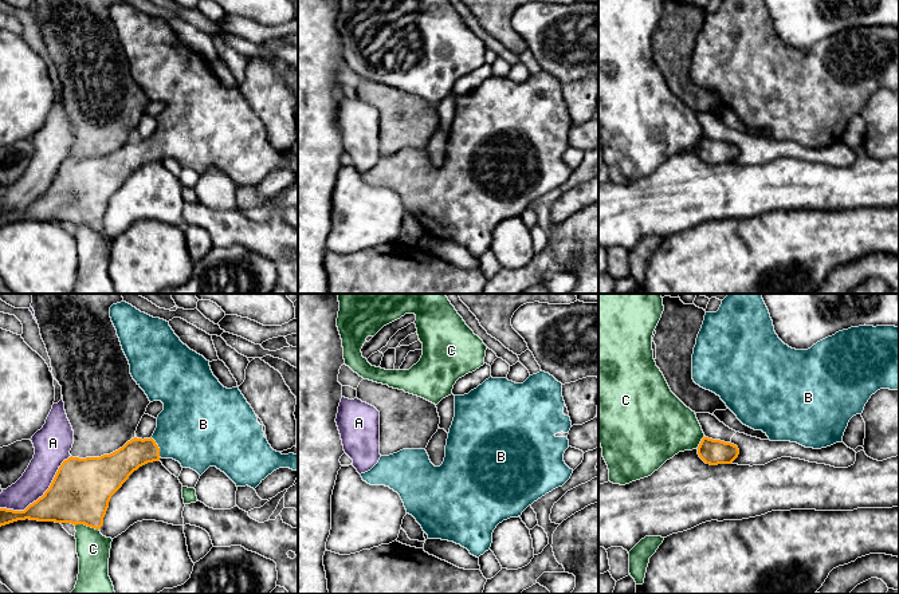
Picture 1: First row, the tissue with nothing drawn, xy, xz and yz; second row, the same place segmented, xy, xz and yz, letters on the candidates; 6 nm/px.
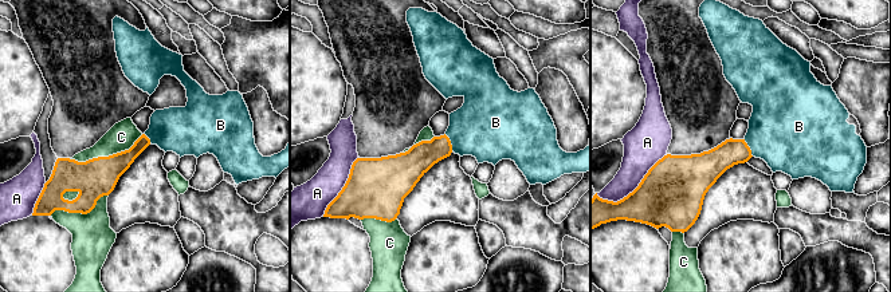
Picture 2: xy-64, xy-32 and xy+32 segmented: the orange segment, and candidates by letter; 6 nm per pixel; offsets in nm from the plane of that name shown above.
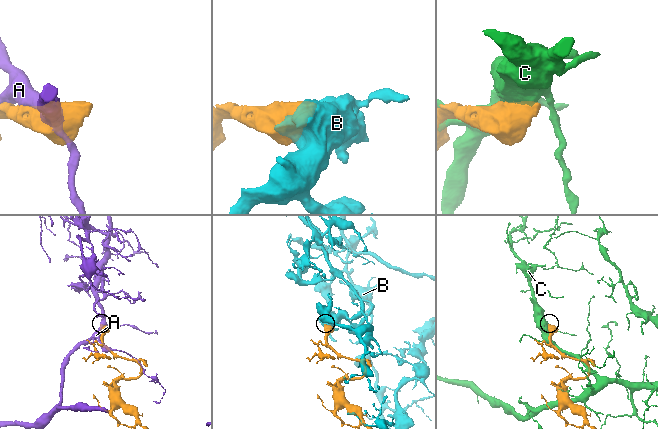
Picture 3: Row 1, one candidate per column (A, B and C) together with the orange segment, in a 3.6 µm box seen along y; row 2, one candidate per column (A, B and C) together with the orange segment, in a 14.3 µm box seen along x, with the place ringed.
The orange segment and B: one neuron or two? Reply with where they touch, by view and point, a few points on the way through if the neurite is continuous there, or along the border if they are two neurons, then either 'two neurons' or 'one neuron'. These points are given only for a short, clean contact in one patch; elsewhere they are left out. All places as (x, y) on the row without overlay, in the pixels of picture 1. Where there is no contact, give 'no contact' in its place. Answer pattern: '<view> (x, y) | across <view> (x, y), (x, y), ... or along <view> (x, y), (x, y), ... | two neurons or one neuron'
xy (159, 148) | across xy (137, 152), (159, 148), (195, 128) | one neuron

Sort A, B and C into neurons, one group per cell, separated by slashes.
A / B / C

